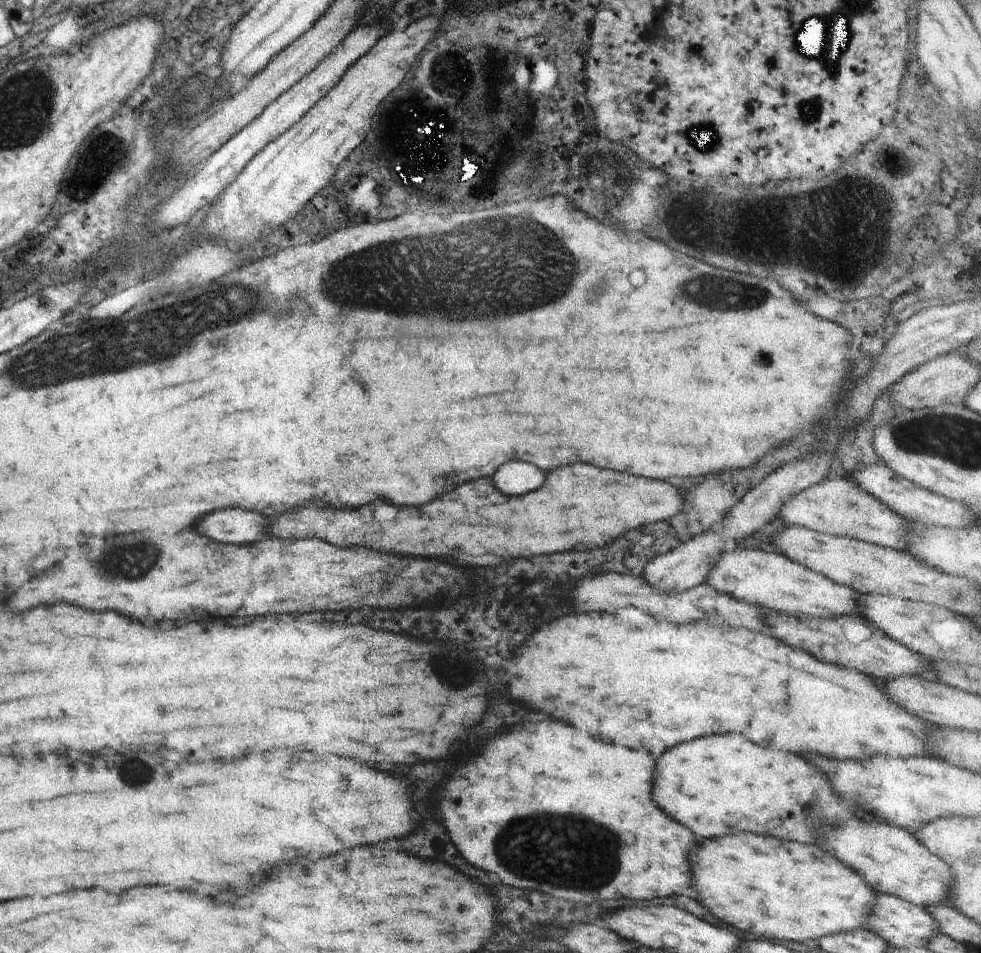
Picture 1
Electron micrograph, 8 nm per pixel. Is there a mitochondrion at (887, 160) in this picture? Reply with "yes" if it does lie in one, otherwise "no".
yes

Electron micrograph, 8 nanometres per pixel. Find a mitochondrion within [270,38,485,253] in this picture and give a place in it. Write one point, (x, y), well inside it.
(440, 67)

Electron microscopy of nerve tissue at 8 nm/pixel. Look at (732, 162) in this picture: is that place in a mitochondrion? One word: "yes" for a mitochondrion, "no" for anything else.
no

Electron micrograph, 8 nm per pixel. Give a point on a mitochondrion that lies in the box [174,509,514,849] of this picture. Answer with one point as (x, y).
(465, 674)

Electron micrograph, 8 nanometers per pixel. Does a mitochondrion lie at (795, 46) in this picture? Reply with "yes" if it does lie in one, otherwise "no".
no

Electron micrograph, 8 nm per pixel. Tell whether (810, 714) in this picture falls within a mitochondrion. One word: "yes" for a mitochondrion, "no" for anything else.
no

